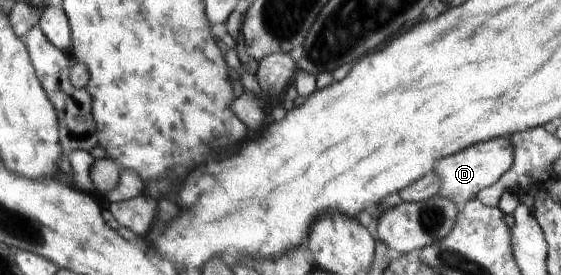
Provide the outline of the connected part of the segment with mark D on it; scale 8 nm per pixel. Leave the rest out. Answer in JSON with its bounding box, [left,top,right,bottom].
[433,136,513,210]

